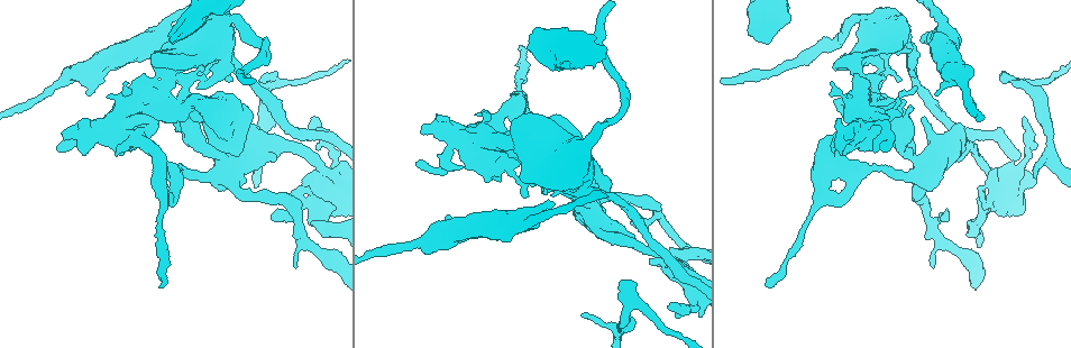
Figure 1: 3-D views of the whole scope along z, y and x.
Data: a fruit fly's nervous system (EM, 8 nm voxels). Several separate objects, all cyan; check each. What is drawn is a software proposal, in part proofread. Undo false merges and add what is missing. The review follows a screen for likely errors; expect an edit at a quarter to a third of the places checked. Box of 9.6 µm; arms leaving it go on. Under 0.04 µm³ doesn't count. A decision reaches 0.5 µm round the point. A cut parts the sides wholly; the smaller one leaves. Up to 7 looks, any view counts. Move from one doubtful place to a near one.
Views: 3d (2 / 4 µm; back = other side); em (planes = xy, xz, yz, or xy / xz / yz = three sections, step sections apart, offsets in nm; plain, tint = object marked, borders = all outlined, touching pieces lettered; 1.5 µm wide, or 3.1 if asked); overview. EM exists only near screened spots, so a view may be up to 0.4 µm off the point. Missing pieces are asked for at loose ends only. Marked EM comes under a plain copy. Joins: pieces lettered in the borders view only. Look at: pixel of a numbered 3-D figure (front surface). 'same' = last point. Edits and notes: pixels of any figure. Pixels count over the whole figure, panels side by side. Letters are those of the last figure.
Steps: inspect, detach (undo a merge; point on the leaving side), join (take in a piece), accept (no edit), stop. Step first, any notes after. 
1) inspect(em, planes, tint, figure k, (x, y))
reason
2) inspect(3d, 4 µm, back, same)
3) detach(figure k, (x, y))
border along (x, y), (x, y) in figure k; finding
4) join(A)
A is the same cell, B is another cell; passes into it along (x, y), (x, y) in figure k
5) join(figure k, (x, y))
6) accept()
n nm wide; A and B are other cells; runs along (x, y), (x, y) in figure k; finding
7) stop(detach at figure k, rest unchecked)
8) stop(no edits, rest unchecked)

inspect(em, planes, borders, figure 1, (757, 37))
free end

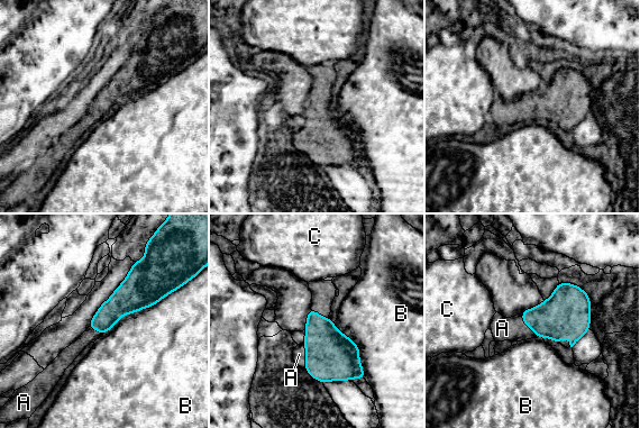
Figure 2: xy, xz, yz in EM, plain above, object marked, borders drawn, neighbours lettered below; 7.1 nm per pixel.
join(A)
A is the same cell, B and C are other cells; passes into it along (558, 317), (527, 326), (502, 328) in figure 2; the neuron continues

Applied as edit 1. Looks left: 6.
inspect(3d, 4 µm, figure 1, (858, 18))
thick turns thin

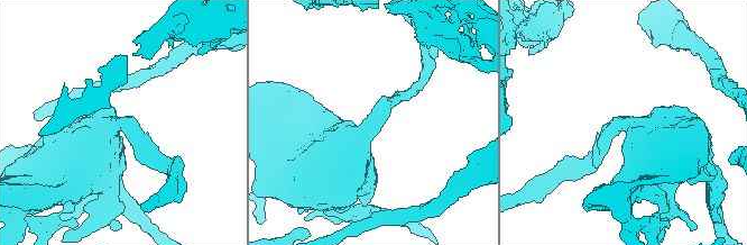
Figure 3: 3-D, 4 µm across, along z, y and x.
inspect(em, planes, borders, figure 3, (627, 125))

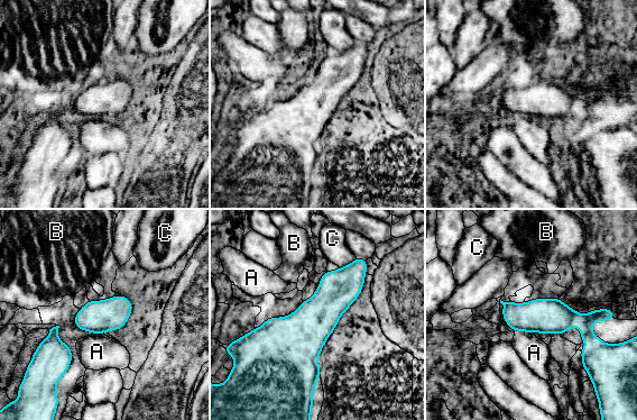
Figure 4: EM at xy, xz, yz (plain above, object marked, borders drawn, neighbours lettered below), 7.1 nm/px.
accept()
240 nm wide; A, B and C are other cells; border along (515, 330), (526, 330), (533, 334) in figure 4; one neuron here

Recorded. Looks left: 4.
inspect(em, planes, tint, figure 1, (963, 88))
thick turns thin

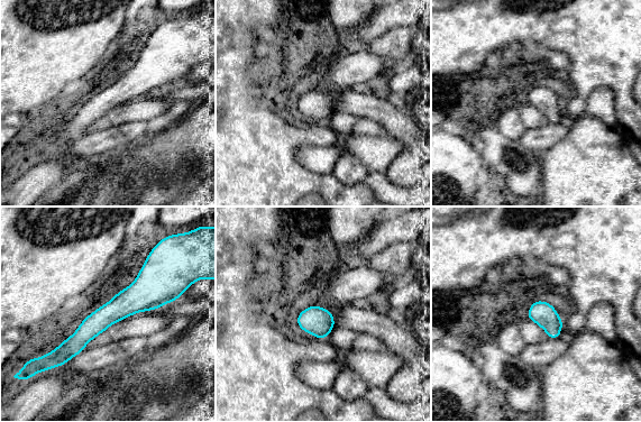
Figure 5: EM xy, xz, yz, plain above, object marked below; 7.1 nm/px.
inspect(em, planes, borders, same)
see the neighbours

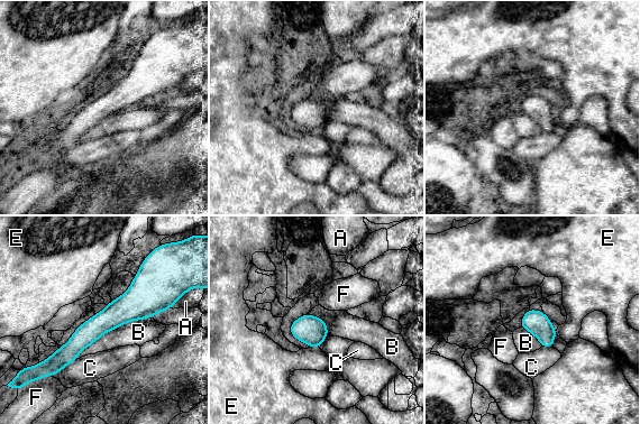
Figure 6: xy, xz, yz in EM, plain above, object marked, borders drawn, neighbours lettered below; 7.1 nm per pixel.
accept()
A, B, C, E and F are other cells; border along (149, 316), (104, 332), (75, 358) in figure 6; continuous, no second neuron

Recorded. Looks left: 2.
stop(join at figure 2, rest unchecked)

